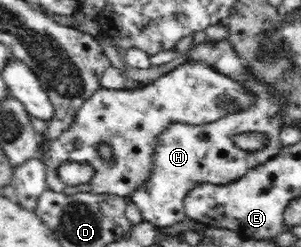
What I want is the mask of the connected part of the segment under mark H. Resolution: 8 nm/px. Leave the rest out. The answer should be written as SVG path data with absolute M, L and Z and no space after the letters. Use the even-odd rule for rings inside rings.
M207 40L193 44L185 54L187 60L202 60L208 62L215 70L230 75L232 80L243 84L243 88L255 98L253 106L246 105L237 112L229 112L209 124L193 126L175 123L165 129L159 137L159 144L154 152L155 172L145 187L133 194L131 201L140 209L146 222L157 228L171 227L185 220L185 198L195 190L195 186L209 184L225 186L243 177L251 168L259 167L273 159L281 151L279 132L283 127L281 120L281 103L273 97L271 87L261 82L257 76L247 76L247 68L231 46L229 41ZM241 133L259 133L265 137L263 148L243 150L237 145Z

